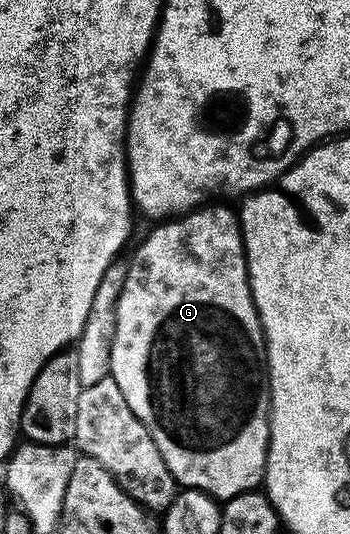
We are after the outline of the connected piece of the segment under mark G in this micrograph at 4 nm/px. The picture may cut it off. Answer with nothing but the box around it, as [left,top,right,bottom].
[109,203,271,499]

